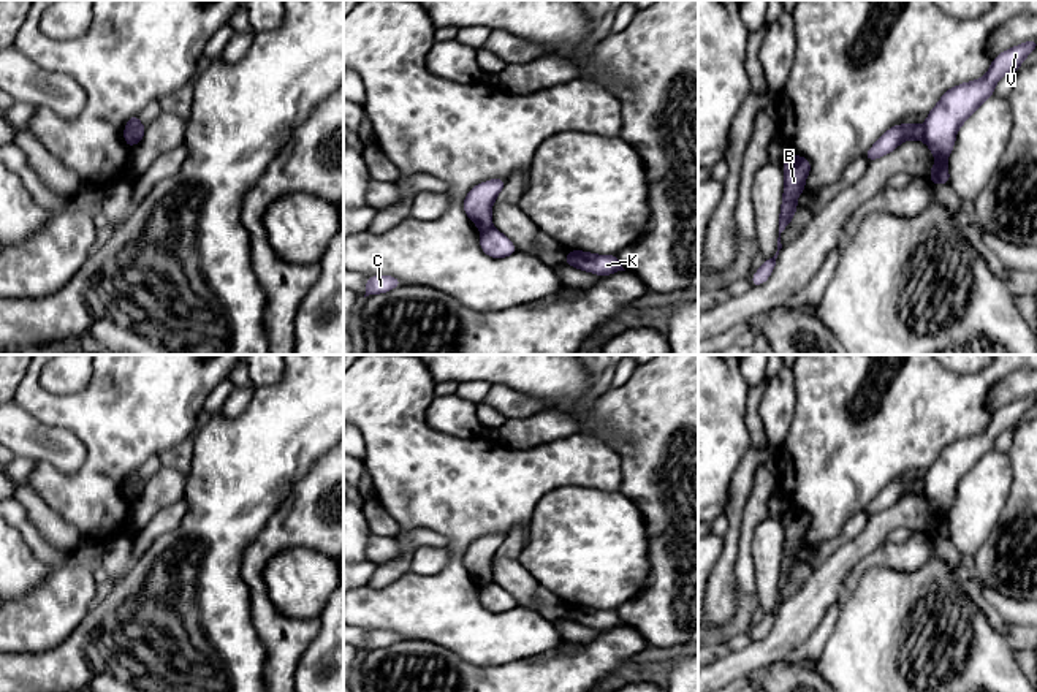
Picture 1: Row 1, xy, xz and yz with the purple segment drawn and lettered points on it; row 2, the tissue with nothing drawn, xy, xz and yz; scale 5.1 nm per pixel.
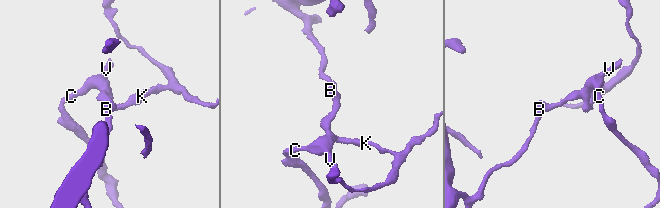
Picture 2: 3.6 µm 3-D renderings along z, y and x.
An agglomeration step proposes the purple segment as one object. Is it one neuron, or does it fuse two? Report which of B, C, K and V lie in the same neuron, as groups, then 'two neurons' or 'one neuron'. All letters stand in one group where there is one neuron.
B / C K V | two neurons

